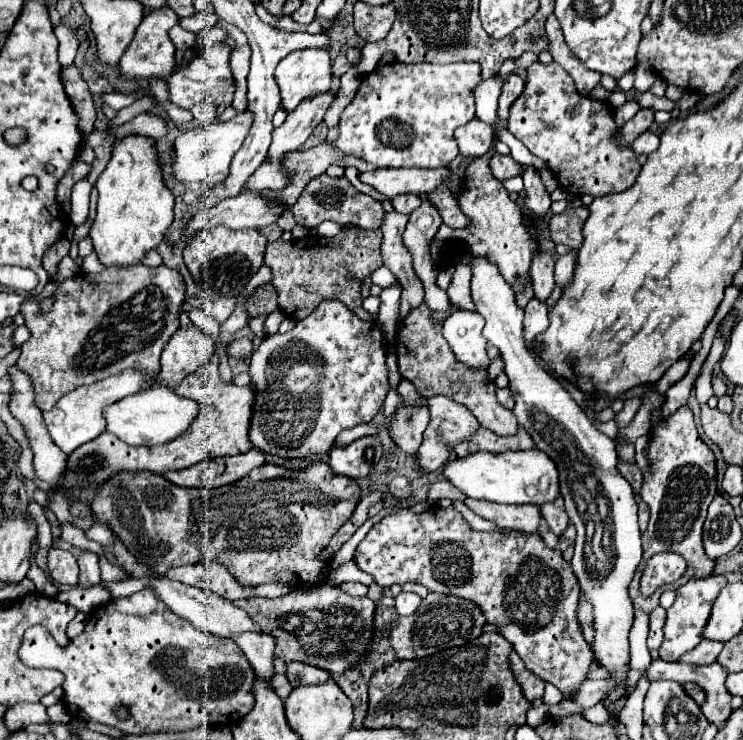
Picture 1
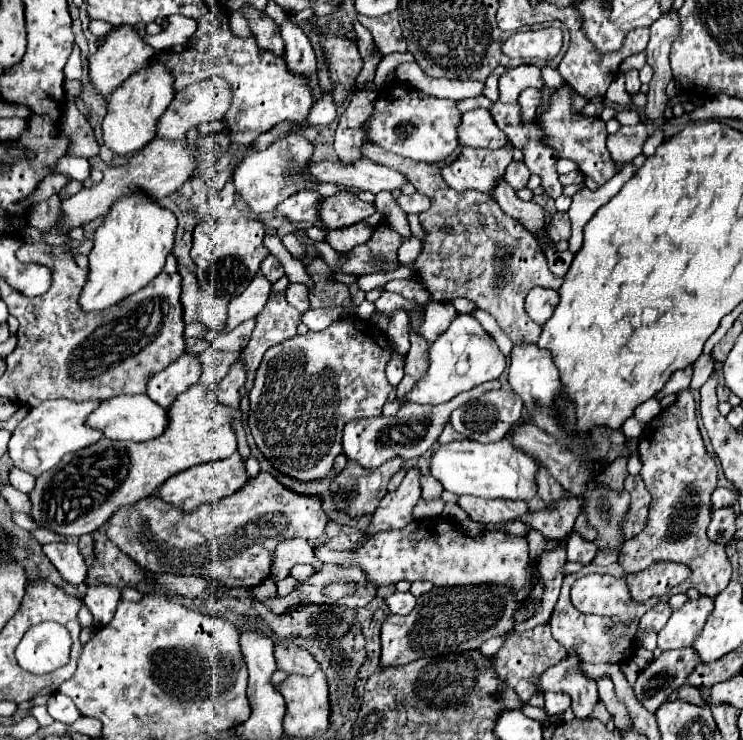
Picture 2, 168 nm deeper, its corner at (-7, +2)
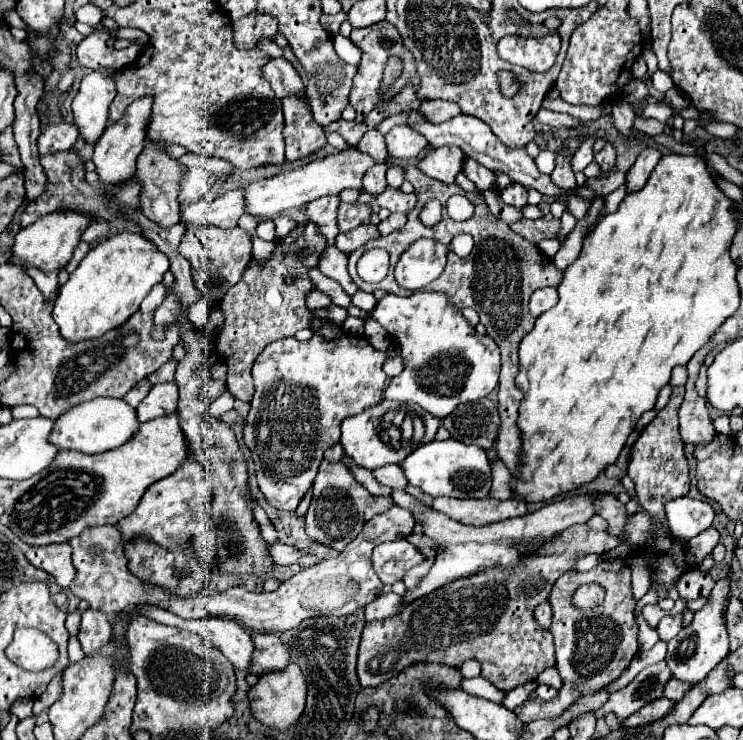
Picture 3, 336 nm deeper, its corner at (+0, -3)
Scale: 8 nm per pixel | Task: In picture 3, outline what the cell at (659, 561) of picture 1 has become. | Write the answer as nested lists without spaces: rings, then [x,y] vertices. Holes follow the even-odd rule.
[[[600,561],[588,573],[568,571],[556,581],[550,595],[550,605],[554,611],[550,631],[554,635],[556,669],[562,677],[562,689],[548,703],[526,701],[524,705],[516,707],[514,713],[524,723],[530,723],[536,719],[554,719],[562,715],[580,697],[598,693],[602,687],[618,679],[622,671],[630,665],[634,655],[638,653],[638,641],[636,641],[638,625],[634,623],[636,601],[630,591],[630,569],[624,561]],[[584,583],[594,583],[606,589],[606,599],[602,601],[602,613],[600,613],[600,605],[584,613],[582,609],[576,609],[576,605],[572,603],[574,591]]]

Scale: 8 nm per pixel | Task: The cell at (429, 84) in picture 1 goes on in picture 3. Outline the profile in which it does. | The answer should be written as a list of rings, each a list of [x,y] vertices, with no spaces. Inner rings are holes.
[[[408,125],[394,127],[386,135],[386,143],[388,143],[388,153],[398,159],[414,159],[428,147],[424,137],[412,131]]]

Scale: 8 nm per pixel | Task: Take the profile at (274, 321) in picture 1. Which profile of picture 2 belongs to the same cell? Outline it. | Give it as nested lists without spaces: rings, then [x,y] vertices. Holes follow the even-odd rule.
[[[307,310],[303,314],[303,322],[311,326],[311,330],[325,330],[331,322],[343,316],[343,310]]]

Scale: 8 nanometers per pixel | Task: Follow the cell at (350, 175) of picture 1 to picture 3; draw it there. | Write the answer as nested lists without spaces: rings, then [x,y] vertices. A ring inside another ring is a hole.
[[[380,21],[372,27],[364,27],[364,29],[352,29],[350,33],[350,41],[362,51],[362,61],[360,61],[360,67],[358,67],[358,73],[354,77],[354,87],[352,87],[352,93],[350,93],[350,105],[356,109],[356,121],[362,123],[364,117],[368,115],[380,103],[384,101],[390,101],[394,99],[408,83],[412,87],[420,85],[418,77],[416,77],[416,67],[414,67],[414,61],[412,61],[412,53],[408,53],[408,49],[404,47],[402,43],[402,37],[398,33],[398,29],[394,25],[390,25],[388,21]],[[392,55],[398,55],[404,59],[404,73],[396,79],[394,87],[386,93],[386,95],[378,95],[378,87],[382,83],[382,73],[384,73],[384,63],[388,61],[388,57]]]

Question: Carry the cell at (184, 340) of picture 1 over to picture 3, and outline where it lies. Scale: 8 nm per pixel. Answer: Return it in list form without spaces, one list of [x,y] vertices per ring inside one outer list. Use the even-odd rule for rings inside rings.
[[[176,383],[154,385],[150,389],[150,393],[136,407],[136,415],[138,415],[140,423],[162,417],[162,415],[172,415],[176,411],[176,403],[178,403]]]

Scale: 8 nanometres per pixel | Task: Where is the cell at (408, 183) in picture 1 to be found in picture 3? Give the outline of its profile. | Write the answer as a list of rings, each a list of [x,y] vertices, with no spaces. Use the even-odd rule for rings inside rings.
[[[350,147],[348,151],[330,155],[326,159],[316,159],[304,167],[298,167],[294,171],[280,173],[270,179],[262,179],[256,183],[250,183],[244,189],[246,199],[246,215],[258,219],[258,217],[276,217],[284,209],[306,205],[308,201],[320,199],[324,195],[338,195],[342,189],[362,189],[362,175],[368,167],[374,165],[374,159],[366,153],[360,153],[356,147]]]

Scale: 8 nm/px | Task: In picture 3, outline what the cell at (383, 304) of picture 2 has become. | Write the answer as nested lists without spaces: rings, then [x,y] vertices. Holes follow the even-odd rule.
[[[416,291],[408,297],[386,295],[370,311],[370,317],[394,337],[404,359],[404,371],[384,391],[386,399],[418,403],[424,411],[444,419],[456,405],[488,397],[498,385],[500,349],[496,341],[476,333],[462,311],[448,303],[448,293]]]

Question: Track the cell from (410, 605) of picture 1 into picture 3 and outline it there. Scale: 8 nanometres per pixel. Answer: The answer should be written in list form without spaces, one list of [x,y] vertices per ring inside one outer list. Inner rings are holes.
[[[396,593],[380,595],[376,601],[364,605],[364,617],[366,621],[380,621],[380,619],[394,617],[400,611],[400,603],[402,603],[402,597]]]

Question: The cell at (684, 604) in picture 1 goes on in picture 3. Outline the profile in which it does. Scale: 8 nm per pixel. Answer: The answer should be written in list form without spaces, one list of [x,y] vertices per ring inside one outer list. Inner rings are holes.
[[[682,613],[662,617],[660,623],[658,623],[658,627],[656,627],[656,631],[658,631],[658,635],[660,635],[662,641],[670,641],[672,637],[678,635],[680,629],[682,629]]]

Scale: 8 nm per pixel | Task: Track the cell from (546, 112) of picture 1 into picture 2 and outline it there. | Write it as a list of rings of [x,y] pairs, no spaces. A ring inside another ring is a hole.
[[[563,84],[561,88],[557,88],[549,98],[549,106],[541,112],[541,116],[535,120],[535,124],[539,124],[539,128],[543,128],[543,144],[547,144],[549,148],[555,148],[555,152],[559,152],[559,158],[573,160],[579,166],[579,172],[583,176],[589,176],[599,186],[603,186],[617,174],[617,170],[615,170],[617,162],[611,160],[609,150],[605,146],[605,140],[607,140],[605,122],[597,116],[585,116],[581,112],[575,112],[573,94],[575,94],[575,90],[569,84]]]

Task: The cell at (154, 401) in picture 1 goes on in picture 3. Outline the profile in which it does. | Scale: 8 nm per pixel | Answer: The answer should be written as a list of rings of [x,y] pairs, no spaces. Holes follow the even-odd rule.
[[[112,397],[92,399],[84,405],[76,405],[76,409],[68,409],[68,413],[62,413],[54,421],[48,441],[52,441],[52,445],[56,445],[60,451],[72,449],[72,451],[96,455],[124,445],[124,441],[128,441],[138,427],[140,421],[136,409],[132,409],[124,399],[112,399]]]

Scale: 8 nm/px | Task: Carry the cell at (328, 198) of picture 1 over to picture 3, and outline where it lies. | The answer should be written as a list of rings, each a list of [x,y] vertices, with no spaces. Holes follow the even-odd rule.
[[[342,203],[338,209],[338,227],[340,231],[350,231],[362,223],[370,223],[372,209],[362,203]]]

